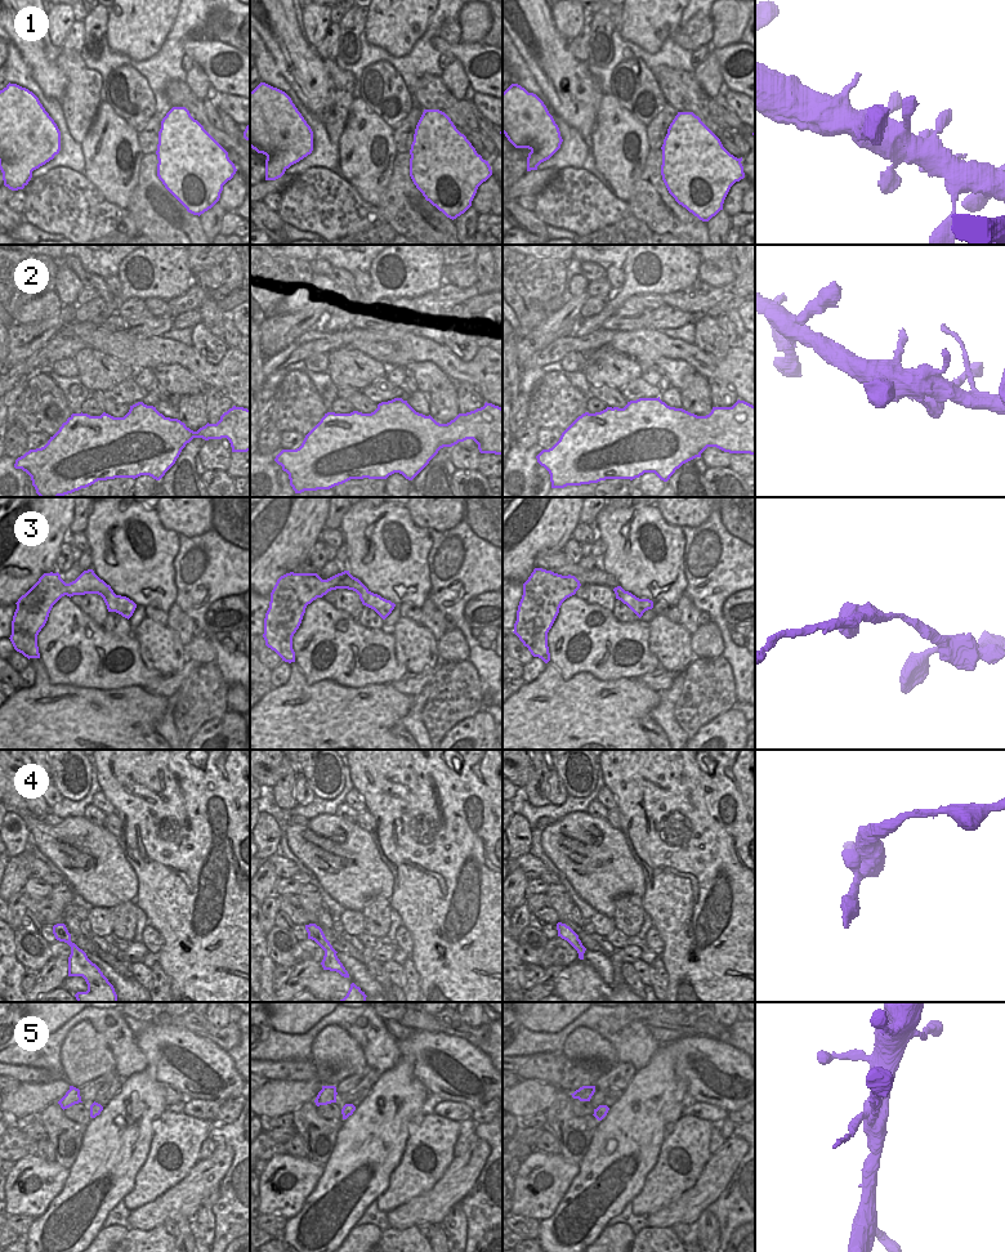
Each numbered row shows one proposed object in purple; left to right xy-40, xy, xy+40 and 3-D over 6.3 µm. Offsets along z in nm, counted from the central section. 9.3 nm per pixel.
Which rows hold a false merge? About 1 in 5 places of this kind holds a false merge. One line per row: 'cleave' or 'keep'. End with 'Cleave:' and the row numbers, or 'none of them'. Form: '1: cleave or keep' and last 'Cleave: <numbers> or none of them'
1: keep
2: keep
3: keep
4: keep
5: keep
Cleave: none of them

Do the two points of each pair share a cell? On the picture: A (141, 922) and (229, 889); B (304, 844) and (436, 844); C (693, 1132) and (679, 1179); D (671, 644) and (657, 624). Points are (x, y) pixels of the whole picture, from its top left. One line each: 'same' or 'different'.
A: different
B: different
C: same
D: same

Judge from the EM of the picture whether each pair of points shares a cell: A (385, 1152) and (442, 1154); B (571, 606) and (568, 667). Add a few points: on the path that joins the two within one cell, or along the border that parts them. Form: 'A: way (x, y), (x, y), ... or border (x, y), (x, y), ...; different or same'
A: border (409, 1135), (401, 1161), (388, 1180); different
B: way (571, 621), (571, 634), (563, 652); same

